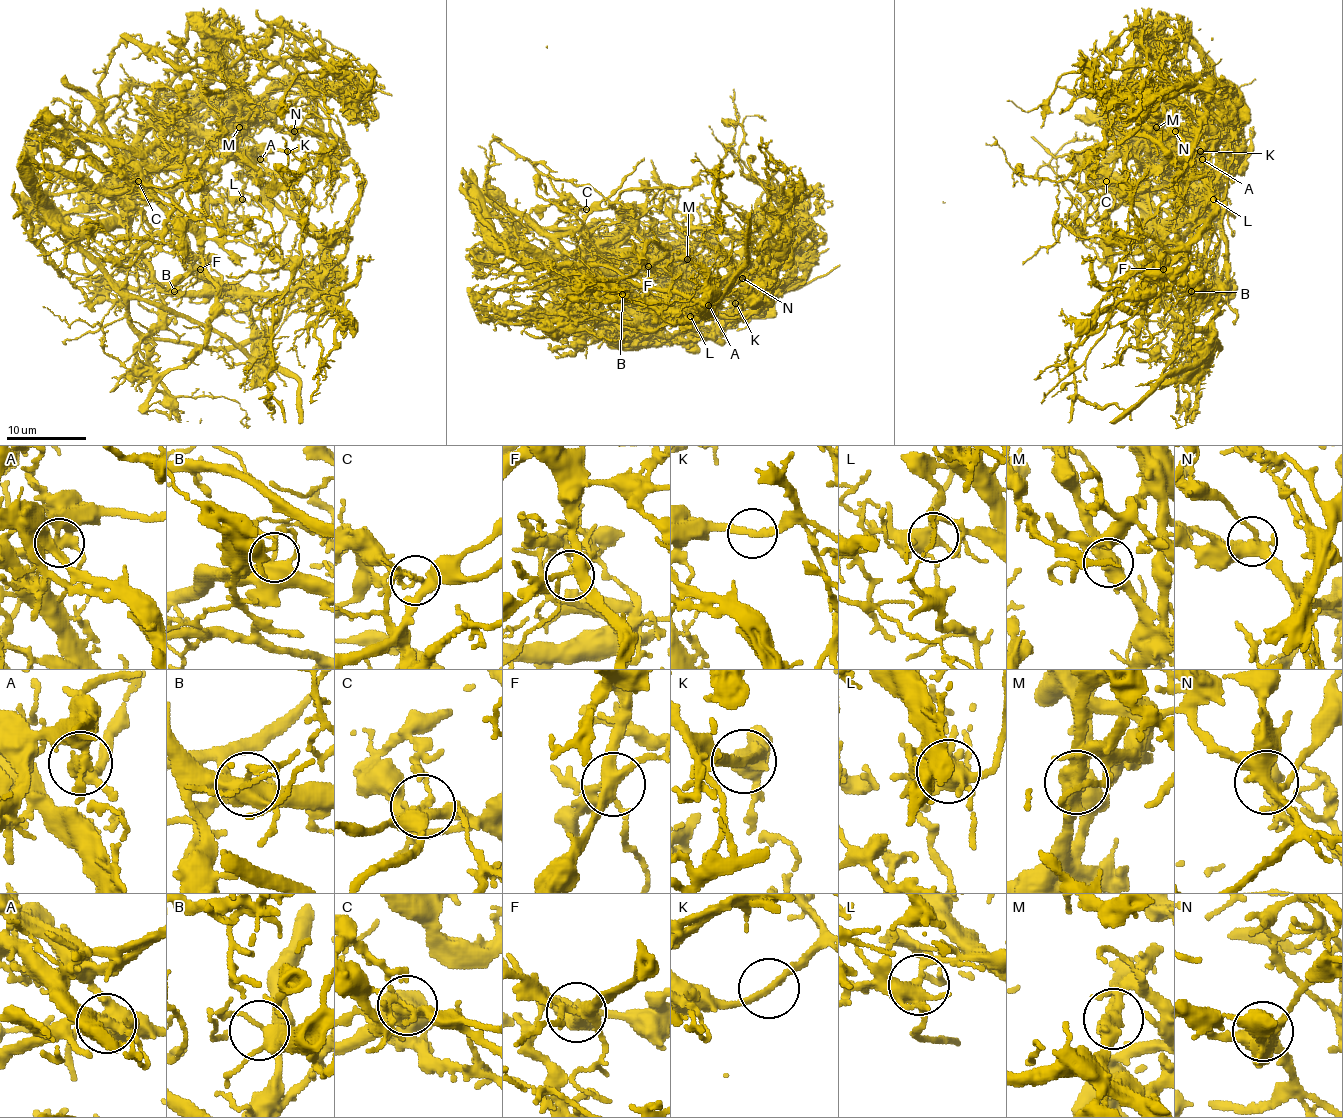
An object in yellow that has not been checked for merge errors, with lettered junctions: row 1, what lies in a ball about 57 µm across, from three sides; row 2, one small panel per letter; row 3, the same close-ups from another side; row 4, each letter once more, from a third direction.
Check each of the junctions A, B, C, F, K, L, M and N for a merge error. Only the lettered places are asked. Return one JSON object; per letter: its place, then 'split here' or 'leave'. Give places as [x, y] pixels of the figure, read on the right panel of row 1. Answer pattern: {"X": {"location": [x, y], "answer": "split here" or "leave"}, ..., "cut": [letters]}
{"A": {"location": [1202, 159], "answer": "split here"}, "B": {"location": [1191, 291], "answer": "leave"}, "C": {"location": [1106, 181], "answer": "split here"}, "F": {"location": [1163, 269], "answer": "leave"}, "K": {"location": [1200, 151], "answer": "split here"}, "L": {"location": [1213, 199], "answer": "leave"}, "M": {"location": [1156, 127], "answer": "split here"}, "N": {"location": [1175, 131], "answer": "leave"}, "cut": ["A", "C", "K", "M"]}

